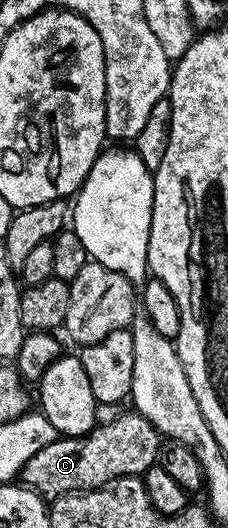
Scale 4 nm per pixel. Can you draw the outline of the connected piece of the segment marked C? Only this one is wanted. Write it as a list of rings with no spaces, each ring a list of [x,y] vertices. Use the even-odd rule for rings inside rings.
[[[124,411],[112,422],[97,424],[84,437],[57,436],[55,441],[47,443],[40,451],[35,452],[25,463],[18,477],[23,484],[34,490],[39,497],[55,499],[67,493],[83,493],[85,489],[100,489],[119,477],[138,477],[157,464],[162,448],[160,434],[143,415],[135,411]]]

